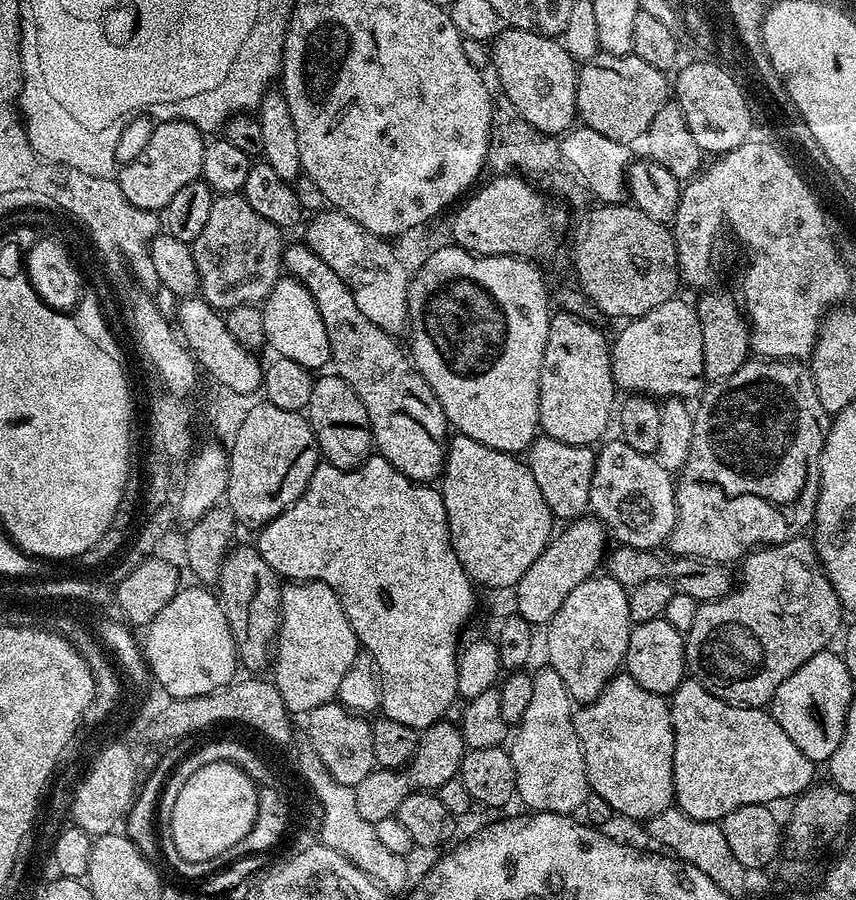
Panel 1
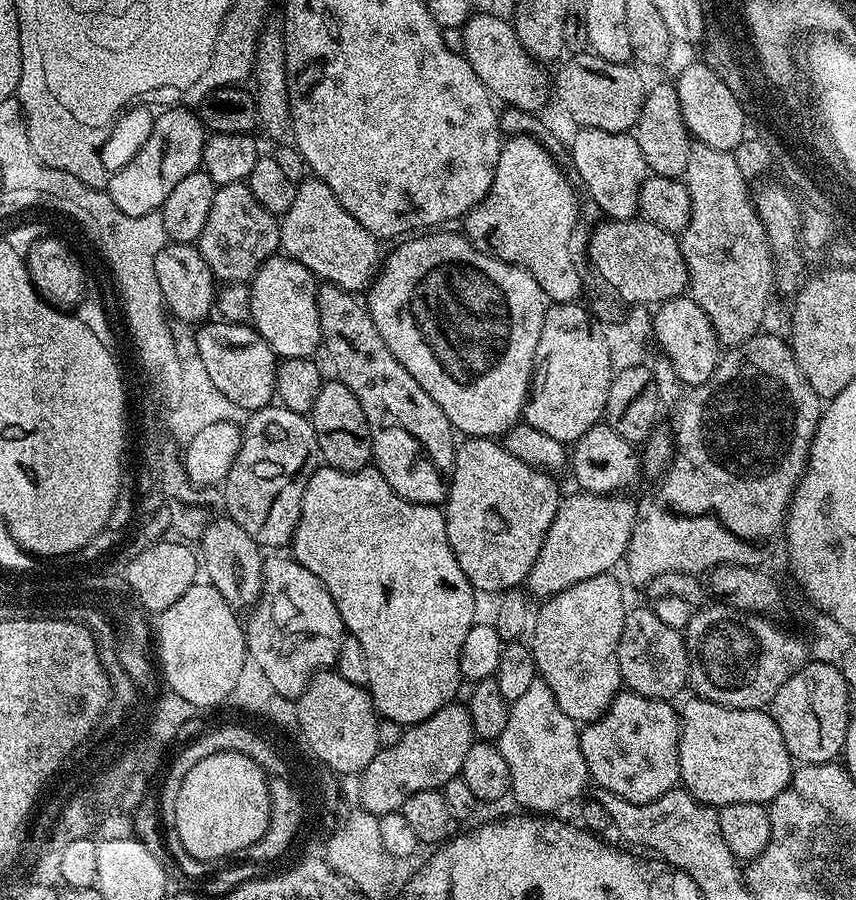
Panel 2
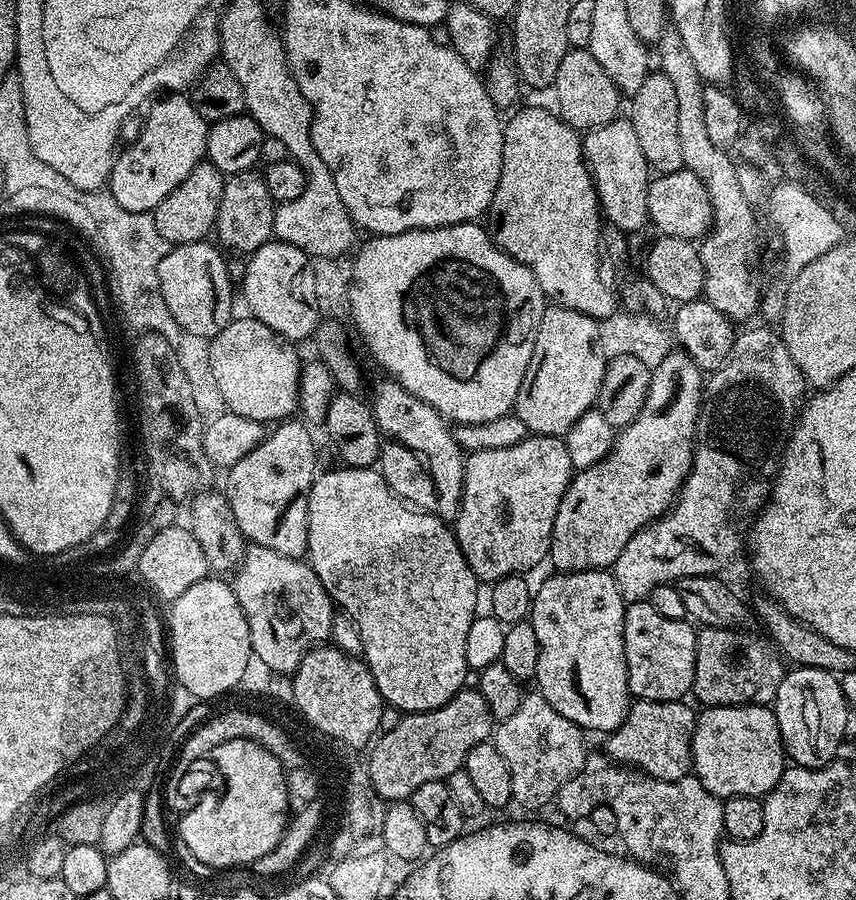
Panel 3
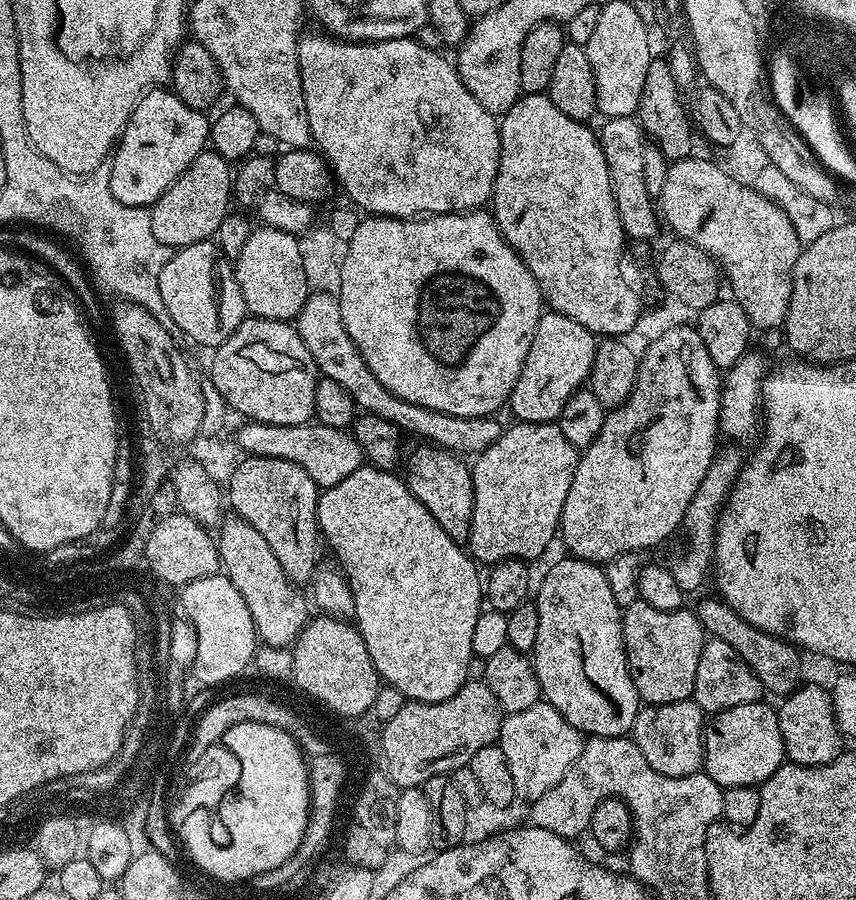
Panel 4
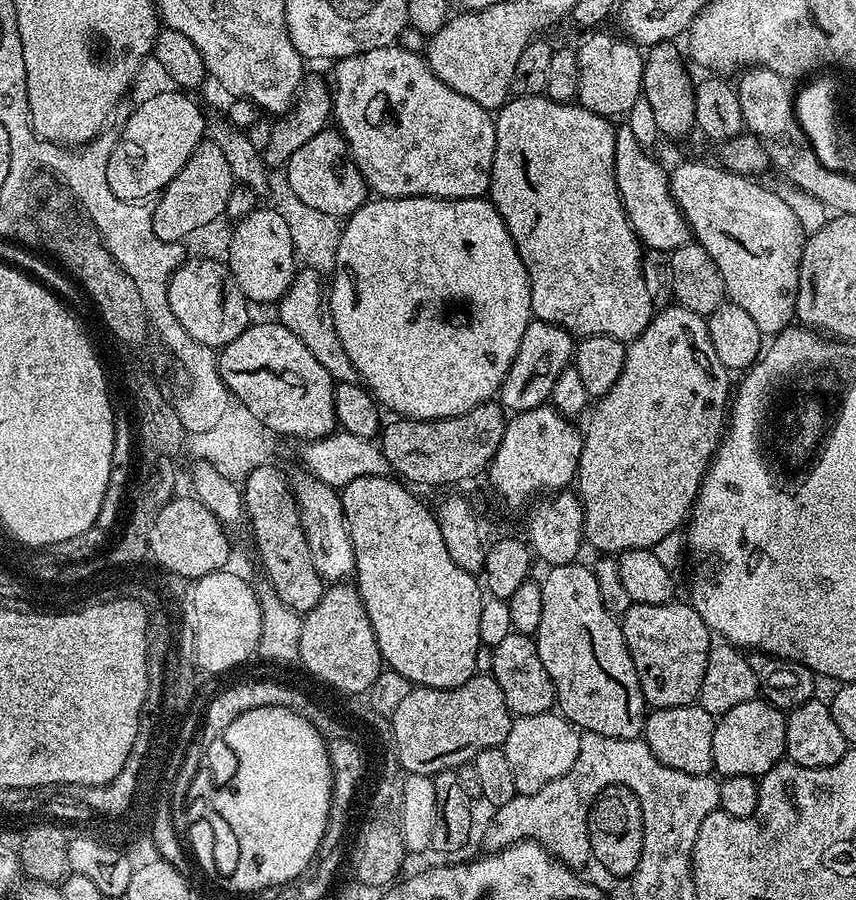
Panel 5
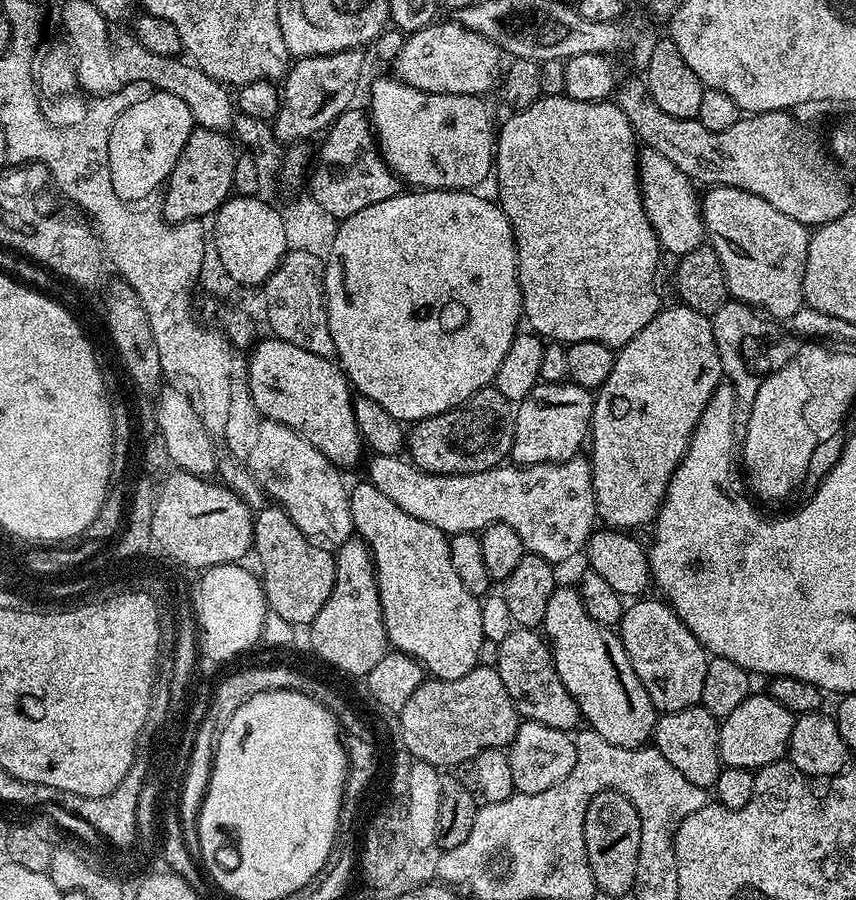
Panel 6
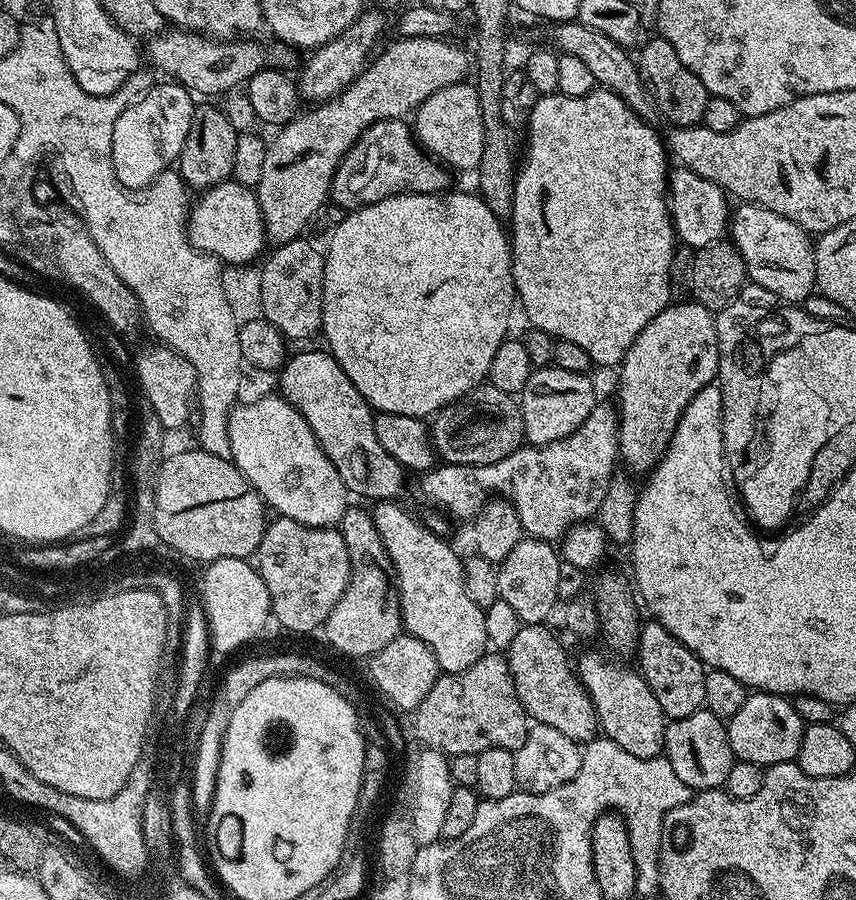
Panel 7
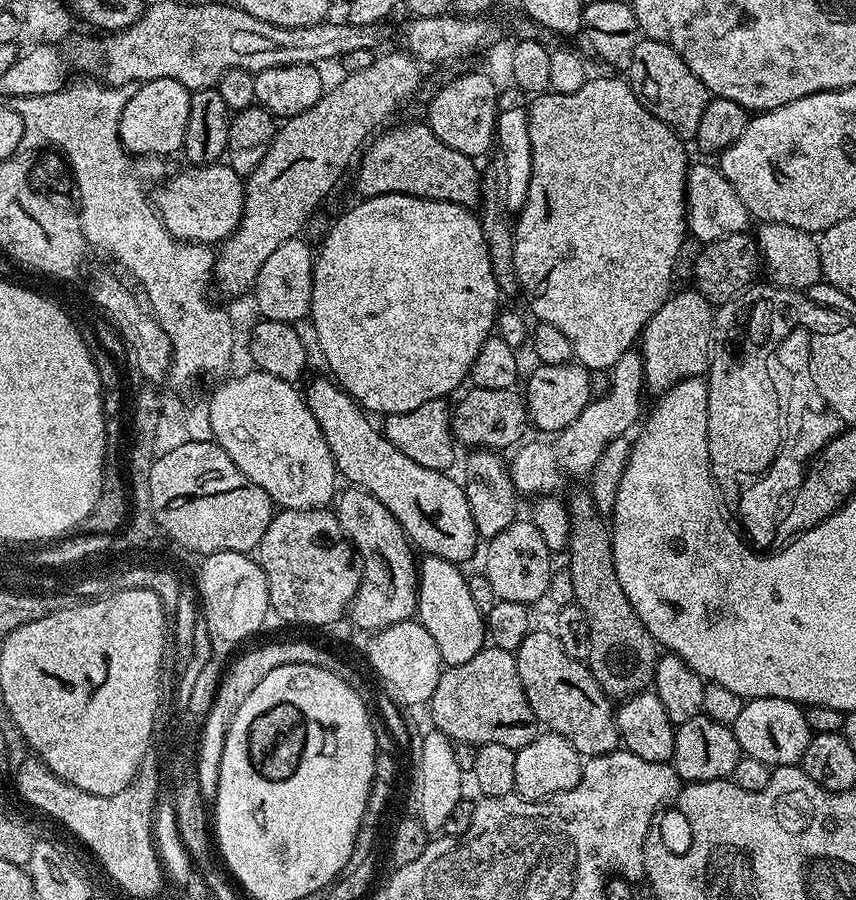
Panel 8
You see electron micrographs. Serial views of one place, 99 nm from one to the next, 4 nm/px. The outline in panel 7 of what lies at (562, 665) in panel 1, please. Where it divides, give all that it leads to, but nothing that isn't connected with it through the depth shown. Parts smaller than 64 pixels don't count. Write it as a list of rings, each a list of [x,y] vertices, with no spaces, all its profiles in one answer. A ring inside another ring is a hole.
[[[607,651],[584,652],[580,661],[575,661],[576,675],[584,683],[590,694],[596,711],[599,731],[609,740],[613,740],[622,750],[634,754],[634,758],[654,758],[664,751],[664,730],[666,717],[658,698],[639,671],[623,668],[619,659],[613,658]]]

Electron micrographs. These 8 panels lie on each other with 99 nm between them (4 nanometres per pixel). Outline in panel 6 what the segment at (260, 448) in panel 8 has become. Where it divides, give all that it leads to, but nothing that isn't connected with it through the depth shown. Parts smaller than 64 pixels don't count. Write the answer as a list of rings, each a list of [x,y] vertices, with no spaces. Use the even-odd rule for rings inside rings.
[[[264,420],[258,430],[258,442],[246,457],[246,465],[253,479],[262,487],[264,495],[272,500],[276,499],[273,501],[283,508],[285,514],[292,519],[294,526],[298,526],[298,530],[302,530],[307,540],[335,550],[340,547],[340,544],[353,539],[354,529],[348,501],[350,488],[349,485],[344,485],[345,473],[329,462],[322,454],[322,450],[310,446],[306,438],[290,430],[290,426],[273,420]]]

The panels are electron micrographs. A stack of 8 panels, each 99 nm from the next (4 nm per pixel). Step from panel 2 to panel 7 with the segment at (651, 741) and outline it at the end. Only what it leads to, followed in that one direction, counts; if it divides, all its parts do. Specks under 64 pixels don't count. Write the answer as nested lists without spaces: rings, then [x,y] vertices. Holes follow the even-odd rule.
[[[701,710],[681,720],[673,720],[664,730],[664,759],[674,766],[674,774],[693,790],[720,790],[730,774],[734,757],[725,721],[712,712]]]

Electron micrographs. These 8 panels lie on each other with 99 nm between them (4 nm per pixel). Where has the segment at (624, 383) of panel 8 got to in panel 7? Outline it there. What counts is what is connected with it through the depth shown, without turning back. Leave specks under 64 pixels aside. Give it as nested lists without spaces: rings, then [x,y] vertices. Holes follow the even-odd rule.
[[[597,402],[594,410],[590,410],[586,422],[582,422],[582,426],[574,430],[574,434],[558,442],[521,446],[506,458],[493,464],[437,463],[429,472],[419,473],[420,492],[432,503],[433,509],[447,514],[453,521],[465,520],[465,522],[475,518],[485,500],[495,494],[497,497],[509,500],[514,510],[518,510],[518,518],[531,539],[559,541],[575,524],[591,521],[597,515],[599,506],[602,505],[612,484],[613,475],[617,471],[620,455],[620,413],[611,403],[609,404]]]

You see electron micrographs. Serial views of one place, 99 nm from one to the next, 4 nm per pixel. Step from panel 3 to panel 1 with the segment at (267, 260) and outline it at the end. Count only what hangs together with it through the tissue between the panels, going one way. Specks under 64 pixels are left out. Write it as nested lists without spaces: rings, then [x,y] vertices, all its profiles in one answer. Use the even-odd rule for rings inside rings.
[[[281,278],[270,290],[262,305],[264,313],[264,339],[267,347],[273,348],[276,356],[285,356],[298,362],[303,368],[320,370],[323,364],[331,361],[330,342],[326,338],[326,326],[322,326],[322,318],[318,314],[318,306],[314,306],[314,298],[310,298],[310,290],[302,286],[302,282],[291,278]]]

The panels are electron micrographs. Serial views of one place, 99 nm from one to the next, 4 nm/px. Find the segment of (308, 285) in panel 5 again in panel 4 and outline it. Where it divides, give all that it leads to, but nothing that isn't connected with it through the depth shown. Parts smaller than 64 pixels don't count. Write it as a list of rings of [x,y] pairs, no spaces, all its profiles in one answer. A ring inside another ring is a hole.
[[[315,290],[309,291],[302,310],[296,316],[294,327],[302,338],[302,342],[306,342],[306,350],[310,350],[310,358],[314,358],[317,373],[323,378],[334,378],[334,382],[338,382],[338,386],[344,387],[346,394],[350,394],[350,398],[356,403],[357,409],[361,413],[386,418],[386,422],[395,424],[401,433],[413,432],[414,435],[420,436],[416,438],[421,441],[435,444],[436,447],[444,448],[448,452],[455,452],[461,458],[481,456],[486,450],[490,450],[490,446],[494,446],[503,434],[505,425],[499,424],[495,415],[455,416],[446,414],[442,410],[430,410],[426,406],[406,402],[406,398],[398,398],[398,394],[390,394],[390,390],[386,390],[386,386],[382,386],[382,382],[378,382],[378,378],[374,378],[374,370],[370,370],[370,366],[366,366],[366,358],[362,358],[358,346],[354,346],[354,338],[350,338],[350,334],[346,334],[346,322],[342,322],[339,295]]]

